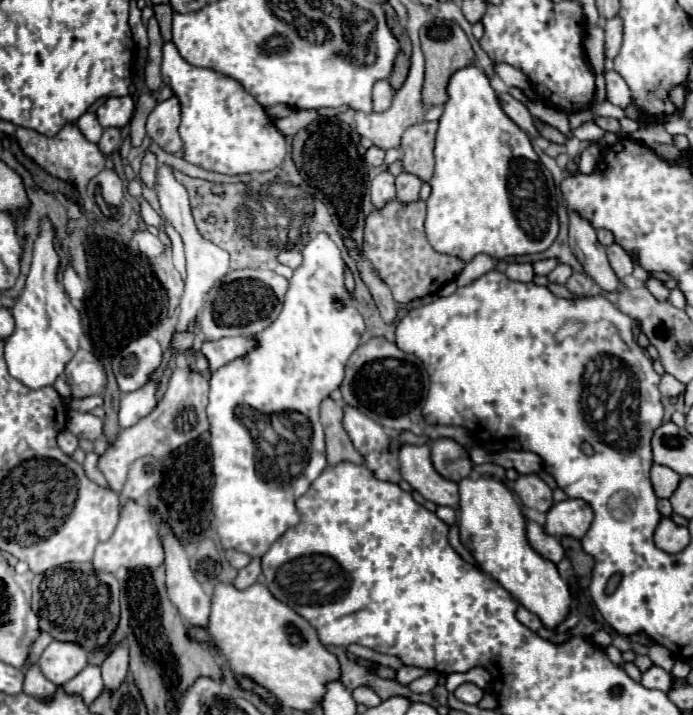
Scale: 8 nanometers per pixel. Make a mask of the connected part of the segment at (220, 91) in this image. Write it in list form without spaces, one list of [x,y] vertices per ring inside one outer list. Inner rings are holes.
[[[166,42],[162,54],[162,78],[182,106],[180,138],[184,142],[184,160],[204,170],[230,176],[266,172],[282,164],[286,156],[282,132],[238,80],[210,68],[188,64],[174,42]]]

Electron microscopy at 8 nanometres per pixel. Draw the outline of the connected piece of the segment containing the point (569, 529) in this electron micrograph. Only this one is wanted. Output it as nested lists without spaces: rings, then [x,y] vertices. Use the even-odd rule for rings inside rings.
[[[562,500],[546,512],[544,532],[550,536],[582,538],[592,524],[592,508],[584,500]]]

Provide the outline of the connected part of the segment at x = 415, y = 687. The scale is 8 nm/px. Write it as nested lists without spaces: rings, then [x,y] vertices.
[[[429,671],[424,676],[412,681],[408,688],[417,694],[427,693],[438,683],[439,675],[437,672]]]

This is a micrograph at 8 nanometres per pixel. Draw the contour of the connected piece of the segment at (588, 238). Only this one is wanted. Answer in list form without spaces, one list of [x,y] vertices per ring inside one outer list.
[[[570,212],[570,250],[580,260],[584,272],[604,292],[620,290],[620,278],[608,264],[606,248],[596,240],[596,230],[588,220]]]

